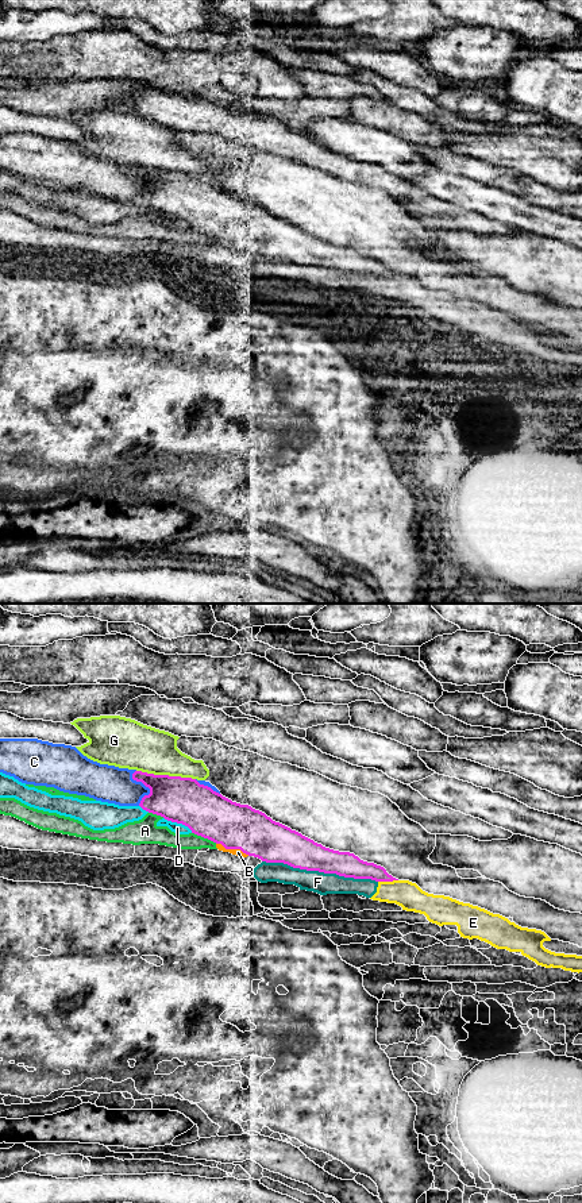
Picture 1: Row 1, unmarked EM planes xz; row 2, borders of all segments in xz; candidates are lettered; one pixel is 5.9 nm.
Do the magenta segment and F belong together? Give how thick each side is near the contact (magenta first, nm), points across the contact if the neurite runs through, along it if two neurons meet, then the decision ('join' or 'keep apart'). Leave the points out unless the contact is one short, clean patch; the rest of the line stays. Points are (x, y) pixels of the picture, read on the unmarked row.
200/130 nm | keep apart

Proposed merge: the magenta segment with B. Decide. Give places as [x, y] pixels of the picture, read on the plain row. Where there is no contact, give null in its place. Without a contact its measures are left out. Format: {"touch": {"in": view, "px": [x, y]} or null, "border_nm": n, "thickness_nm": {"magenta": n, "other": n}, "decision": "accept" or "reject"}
{"touch": {"in": "xz", "px": [232, 243]}, "border_nm": 220, "thickness_nm": {"magenta": 280, "other": 50}, "decision": "reject"}

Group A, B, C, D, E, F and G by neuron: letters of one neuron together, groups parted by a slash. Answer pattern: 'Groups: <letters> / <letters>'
Groups: A / B / C / D / E F / G

